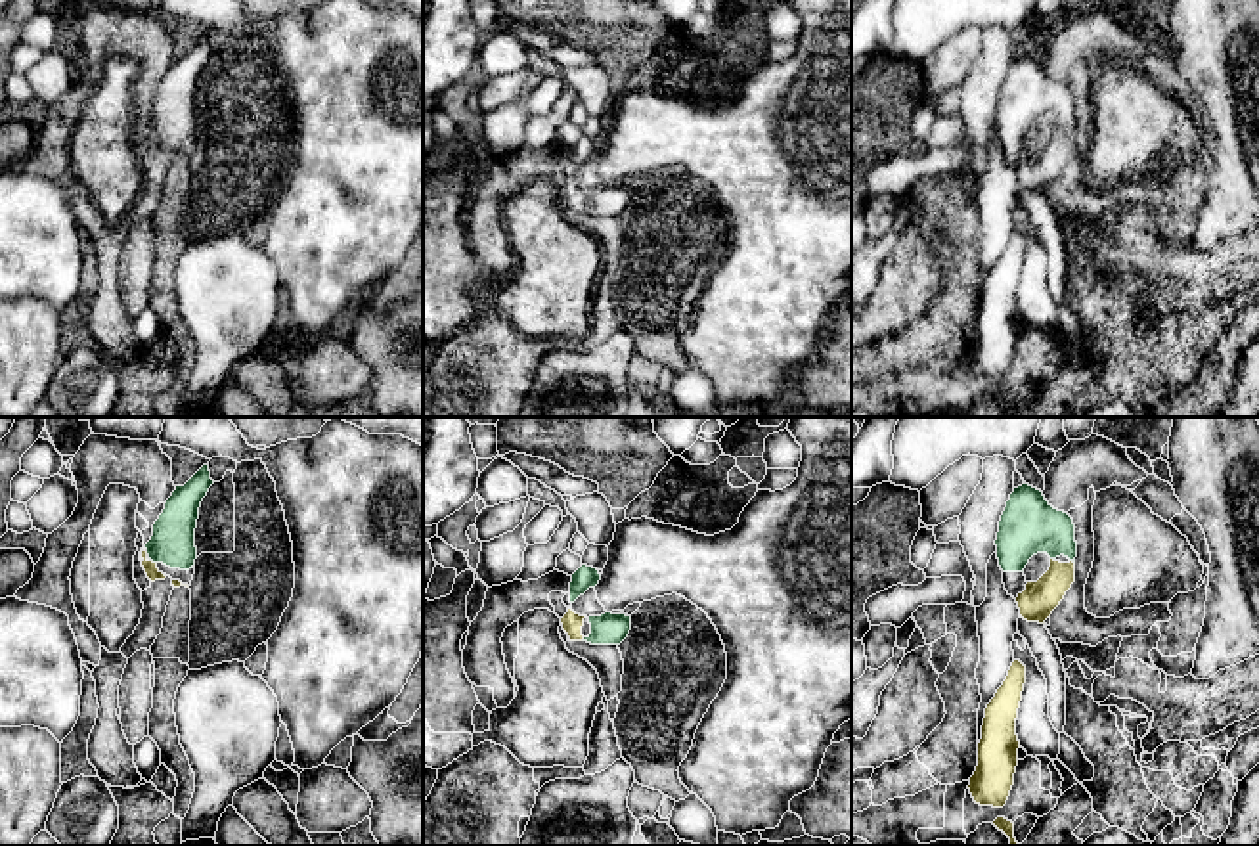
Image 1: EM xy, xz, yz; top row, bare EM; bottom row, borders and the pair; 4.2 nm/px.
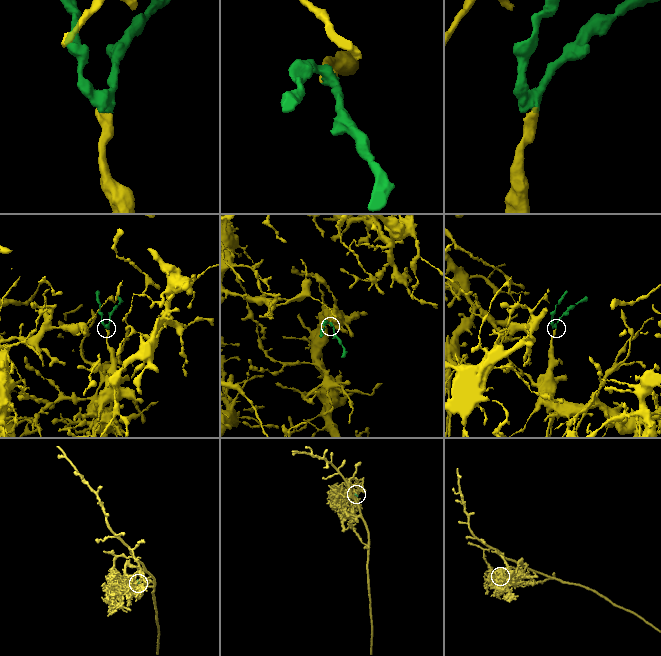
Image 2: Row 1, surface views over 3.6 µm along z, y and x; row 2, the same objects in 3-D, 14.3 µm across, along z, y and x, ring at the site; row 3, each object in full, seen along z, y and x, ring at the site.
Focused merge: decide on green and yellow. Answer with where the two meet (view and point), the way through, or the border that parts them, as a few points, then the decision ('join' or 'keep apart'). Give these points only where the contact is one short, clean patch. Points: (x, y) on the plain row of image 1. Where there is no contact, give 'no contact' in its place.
contact xy (154, 133); way xy (173, 113), (154, 133), (150, 138); join

